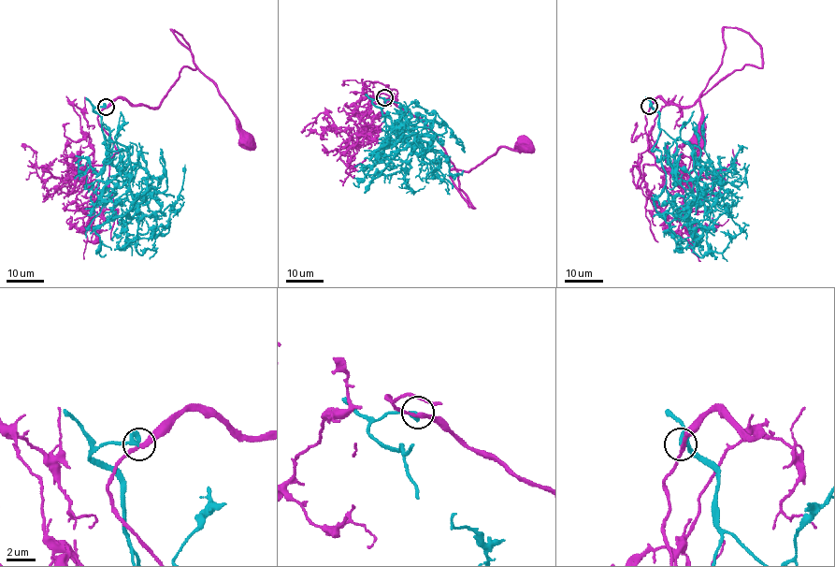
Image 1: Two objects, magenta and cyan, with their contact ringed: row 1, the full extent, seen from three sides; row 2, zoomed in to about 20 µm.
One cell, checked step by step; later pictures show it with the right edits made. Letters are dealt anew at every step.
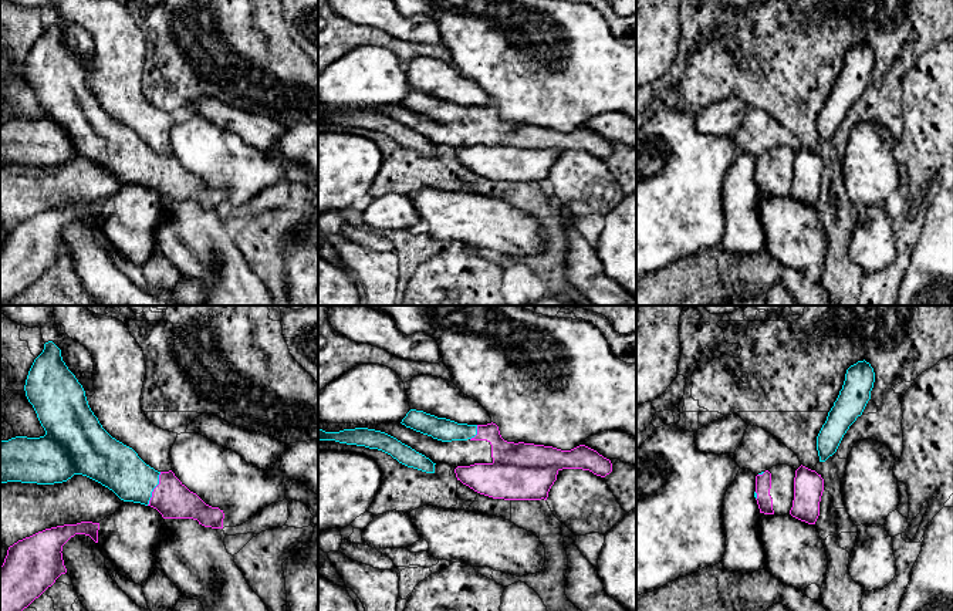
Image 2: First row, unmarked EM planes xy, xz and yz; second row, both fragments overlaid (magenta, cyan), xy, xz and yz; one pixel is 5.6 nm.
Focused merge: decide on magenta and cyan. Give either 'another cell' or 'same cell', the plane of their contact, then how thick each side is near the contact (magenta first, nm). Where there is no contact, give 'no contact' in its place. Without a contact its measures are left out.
same cell; meets magenta in xy; 200 nm thick on the magenta side, 260 nm on the other

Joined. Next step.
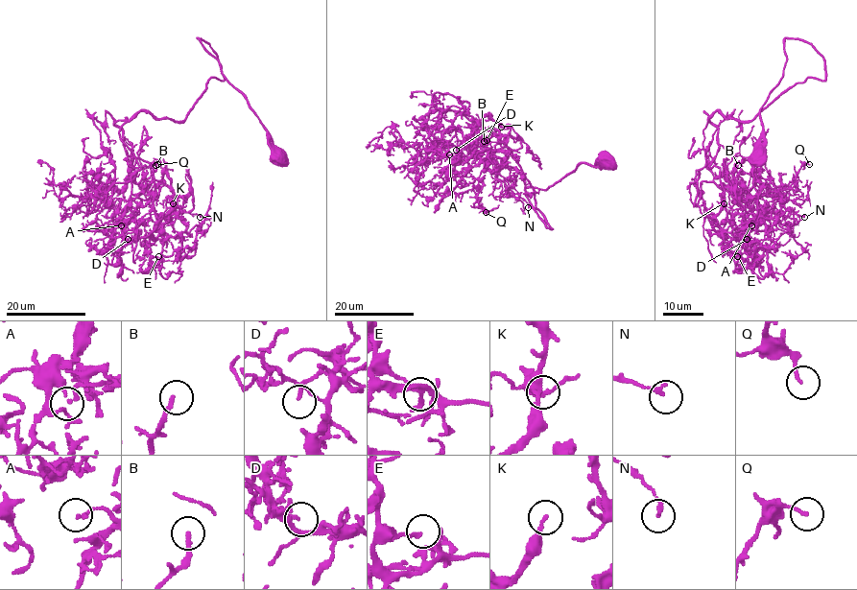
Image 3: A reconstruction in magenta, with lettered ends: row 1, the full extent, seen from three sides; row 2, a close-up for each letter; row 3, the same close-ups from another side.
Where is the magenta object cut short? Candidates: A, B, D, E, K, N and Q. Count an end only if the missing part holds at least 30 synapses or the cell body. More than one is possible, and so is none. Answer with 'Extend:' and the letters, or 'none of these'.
Extend: none of these

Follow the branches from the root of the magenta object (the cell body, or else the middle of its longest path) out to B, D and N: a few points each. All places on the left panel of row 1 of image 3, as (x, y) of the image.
B: (278, 157), (198, 37), (224, 80), (212, 78), (183, 120), (139, 111), (114, 123), (134, 182), (155, 165)
D: (278, 157), (198, 37), (224, 80), (183, 120), (114, 123), (127, 162), (153, 169), (153, 208), (128, 239)
N: (278, 157), (198, 37), (224, 80), (183, 120), (114, 125), (153, 169), (153, 236), (200, 217)

